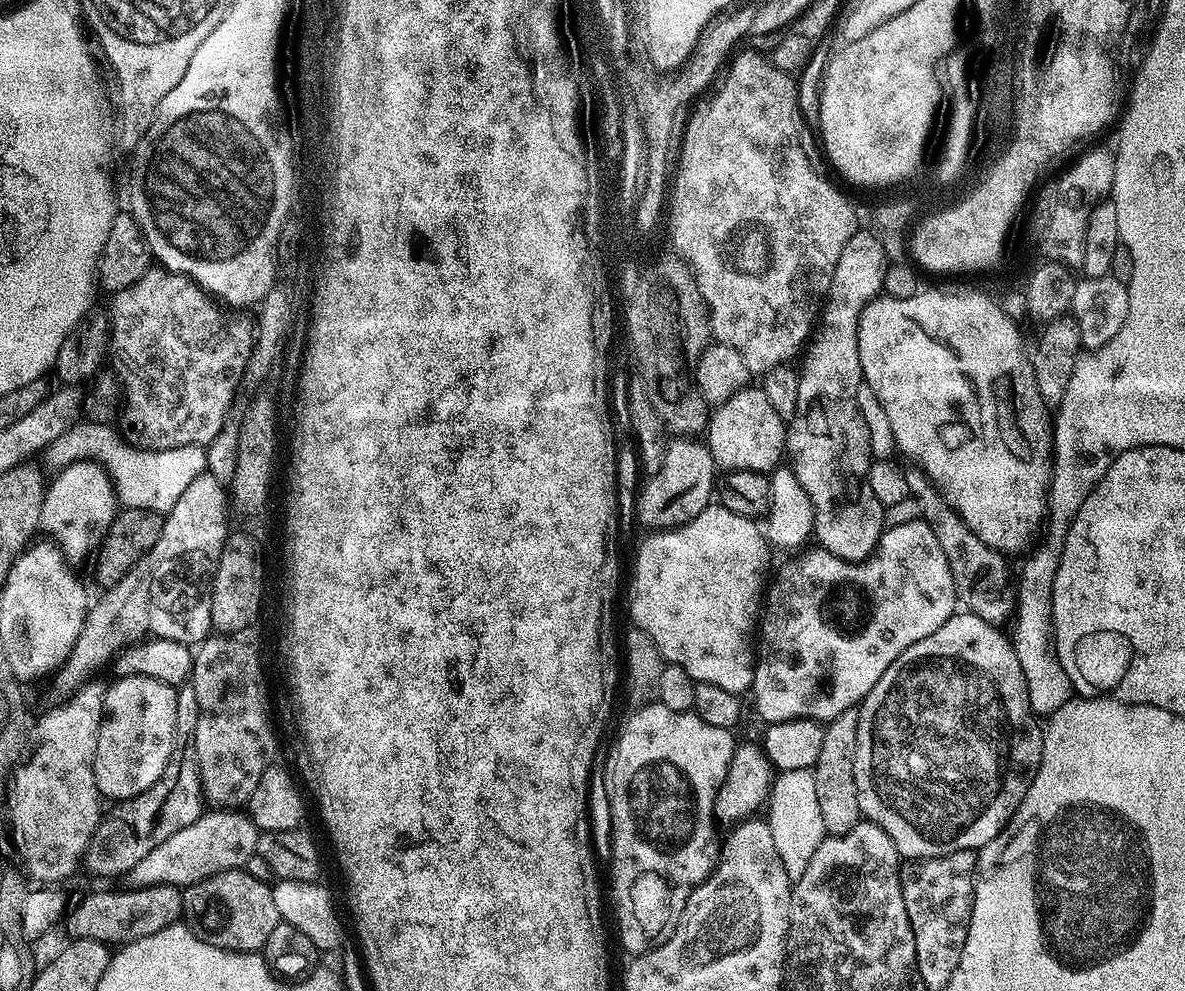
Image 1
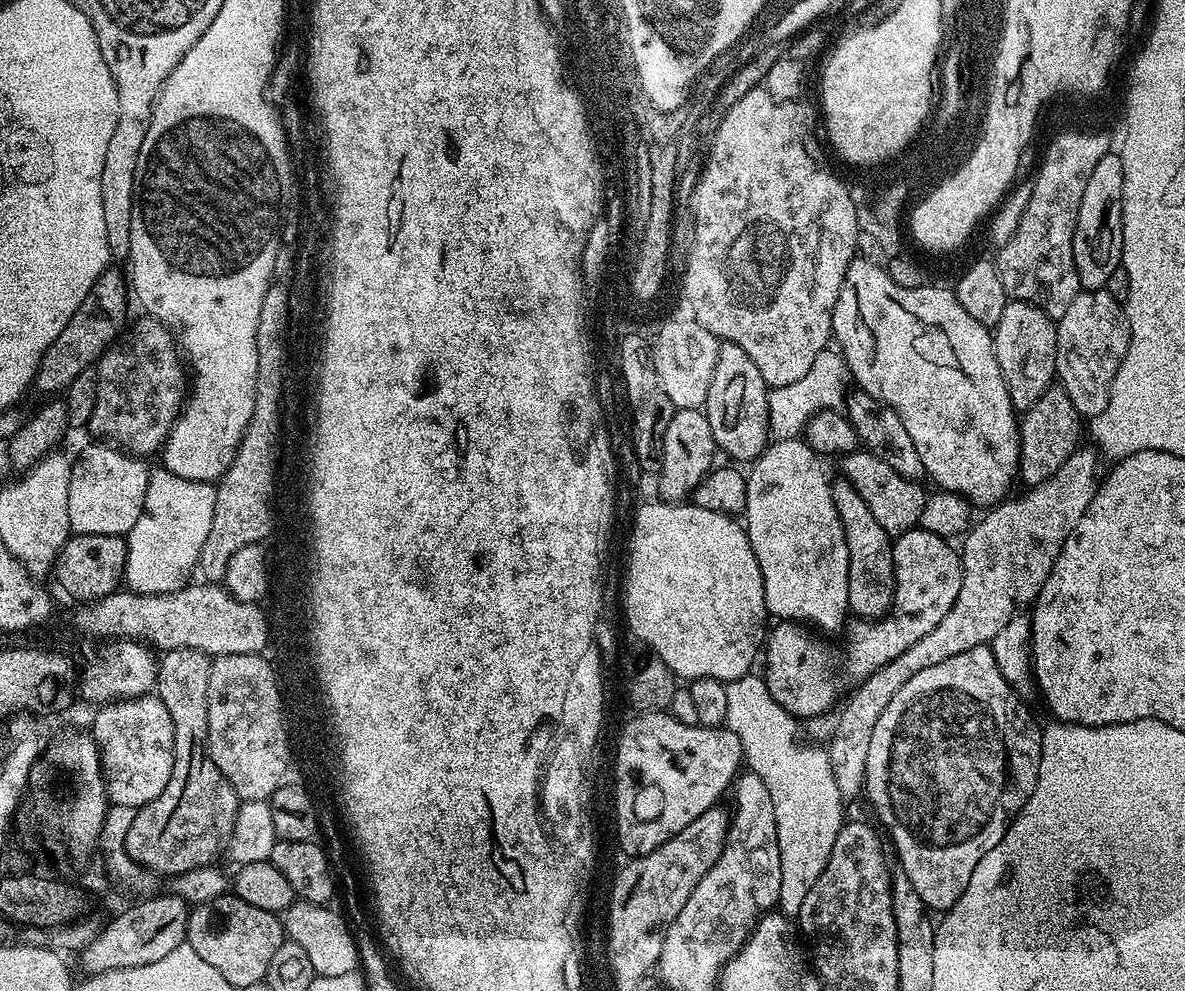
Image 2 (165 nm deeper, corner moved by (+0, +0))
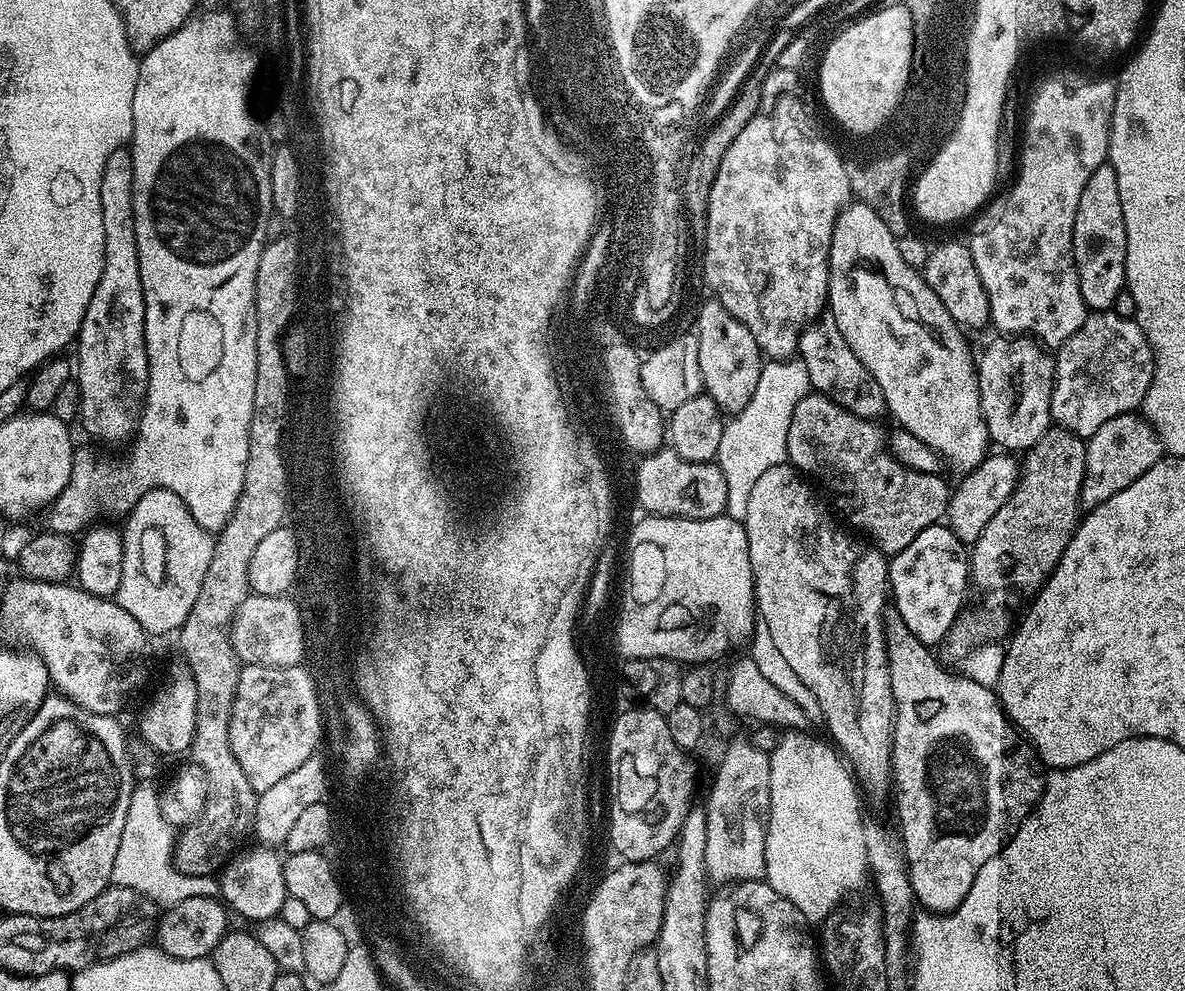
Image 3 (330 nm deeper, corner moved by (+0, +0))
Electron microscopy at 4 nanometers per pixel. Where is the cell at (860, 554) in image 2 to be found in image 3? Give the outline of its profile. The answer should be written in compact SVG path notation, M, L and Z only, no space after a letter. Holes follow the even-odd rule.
M885 607L884 619L891 622L884 637L890 653L888 669L896 699L896 722L892 726L892 779L896 816L900 819L898 836L919 907L932 914L947 914L964 901L966 894L970 894L978 870L1004 849L1007 840L1032 813L1044 791L1045 777L1033 749L1022 742L1019 731L1005 716L993 689L955 671L947 672L943 668L945 665L932 657L933 649L918 642L918 638L906 630L902 614L898 614L896 607Z

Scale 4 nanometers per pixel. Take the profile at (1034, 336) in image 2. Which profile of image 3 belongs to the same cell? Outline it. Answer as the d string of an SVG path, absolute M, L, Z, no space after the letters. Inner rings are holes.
M998 336L977 359L979 396L989 439L1006 452L1023 454L1053 427L1055 359L1039 343L1020 336Z

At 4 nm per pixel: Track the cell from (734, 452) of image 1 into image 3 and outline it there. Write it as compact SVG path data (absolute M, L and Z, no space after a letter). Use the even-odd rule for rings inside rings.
M709 298L700 308L700 313L694 316L694 335L698 342L698 366L702 370L702 382L704 383L703 391L720 408L721 413L737 414L740 413L757 389L759 372L765 364L765 357L760 351L758 342L754 342L754 334L726 306L722 306L720 301L715 298Z

